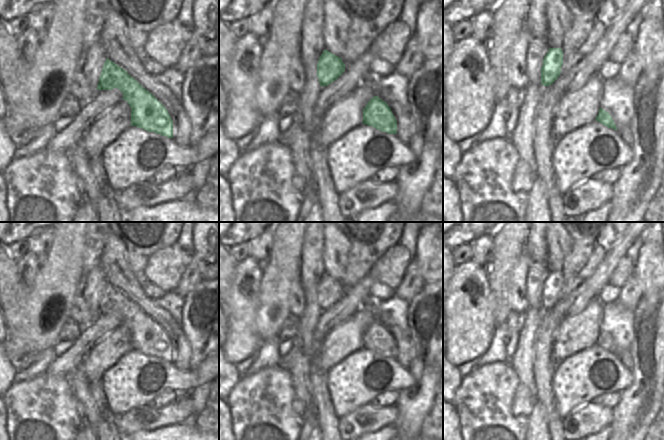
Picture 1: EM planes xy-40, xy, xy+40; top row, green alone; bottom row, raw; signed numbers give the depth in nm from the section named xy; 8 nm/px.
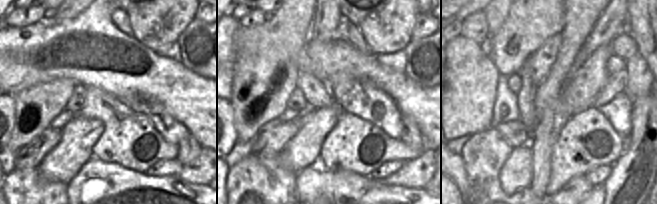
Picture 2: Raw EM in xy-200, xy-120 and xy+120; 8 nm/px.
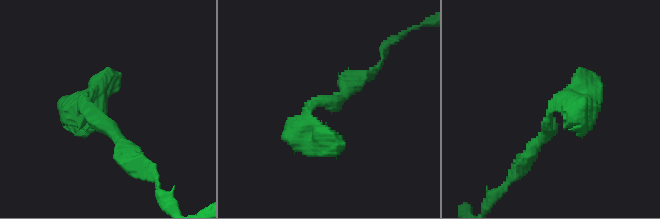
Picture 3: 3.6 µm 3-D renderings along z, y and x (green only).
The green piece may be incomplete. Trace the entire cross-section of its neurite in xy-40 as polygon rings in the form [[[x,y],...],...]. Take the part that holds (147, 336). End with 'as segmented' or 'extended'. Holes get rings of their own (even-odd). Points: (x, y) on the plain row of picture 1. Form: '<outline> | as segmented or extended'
[[[106,283],[97,314],[118,312],[131,331],[131,350],[173,362],[173,345],[165,330],[126,294]]] | as segmented

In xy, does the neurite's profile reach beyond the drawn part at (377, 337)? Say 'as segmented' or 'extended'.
as segmented

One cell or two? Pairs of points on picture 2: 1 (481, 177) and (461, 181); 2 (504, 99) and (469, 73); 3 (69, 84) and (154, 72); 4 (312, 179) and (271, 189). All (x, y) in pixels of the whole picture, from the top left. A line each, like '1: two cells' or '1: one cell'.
1: two cells
2: two cells
3: two cells
4: two cells

